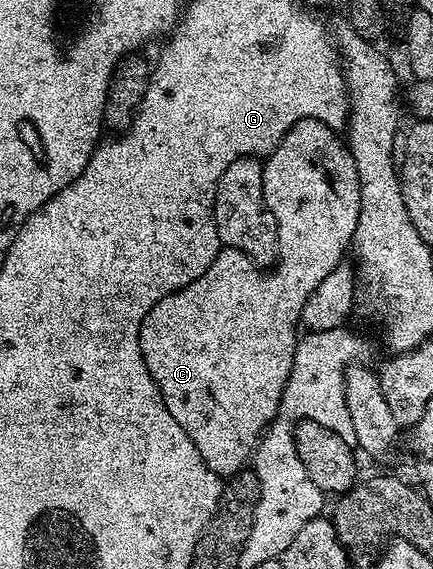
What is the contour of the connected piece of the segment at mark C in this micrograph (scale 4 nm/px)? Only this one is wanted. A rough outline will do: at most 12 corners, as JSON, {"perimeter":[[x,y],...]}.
{"perimeter":[[300,119],[272,273],[234,247],[153,304],[139,349],[199,457],[250,462],[304,302],[350,250],[346,140]]}

